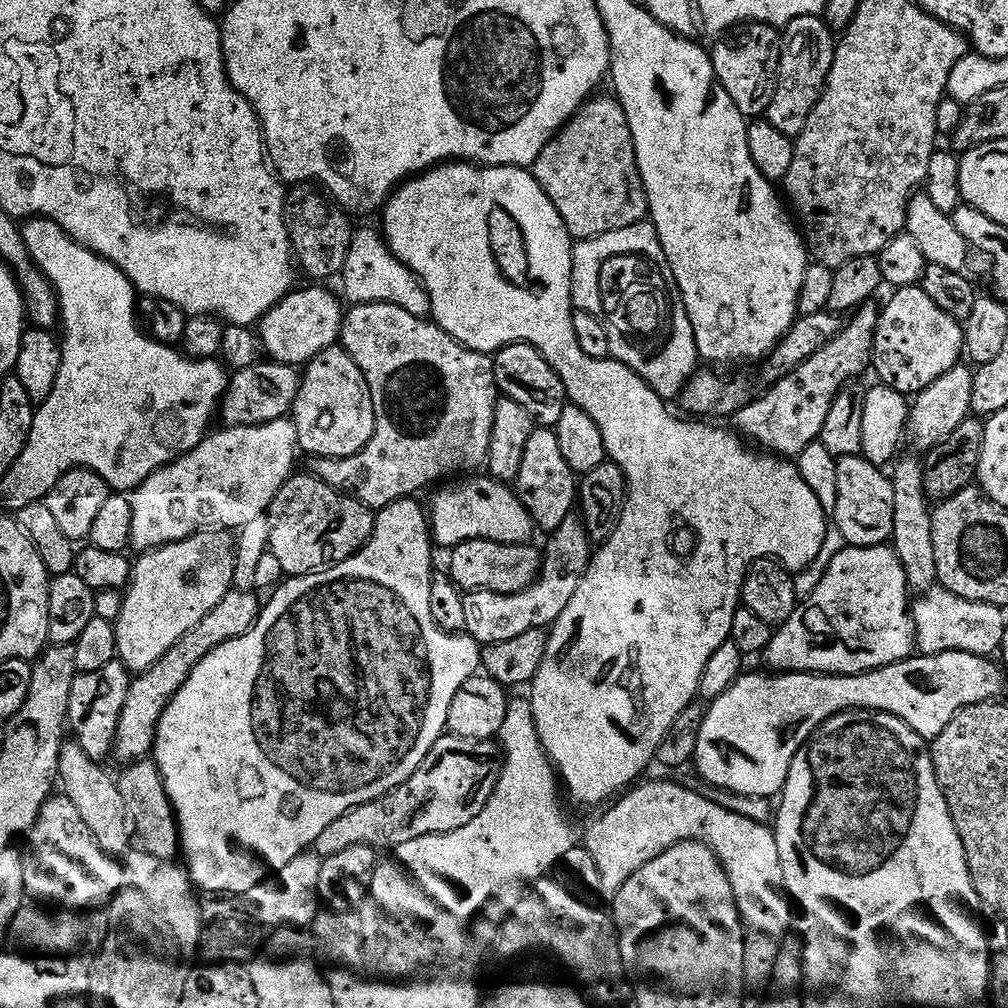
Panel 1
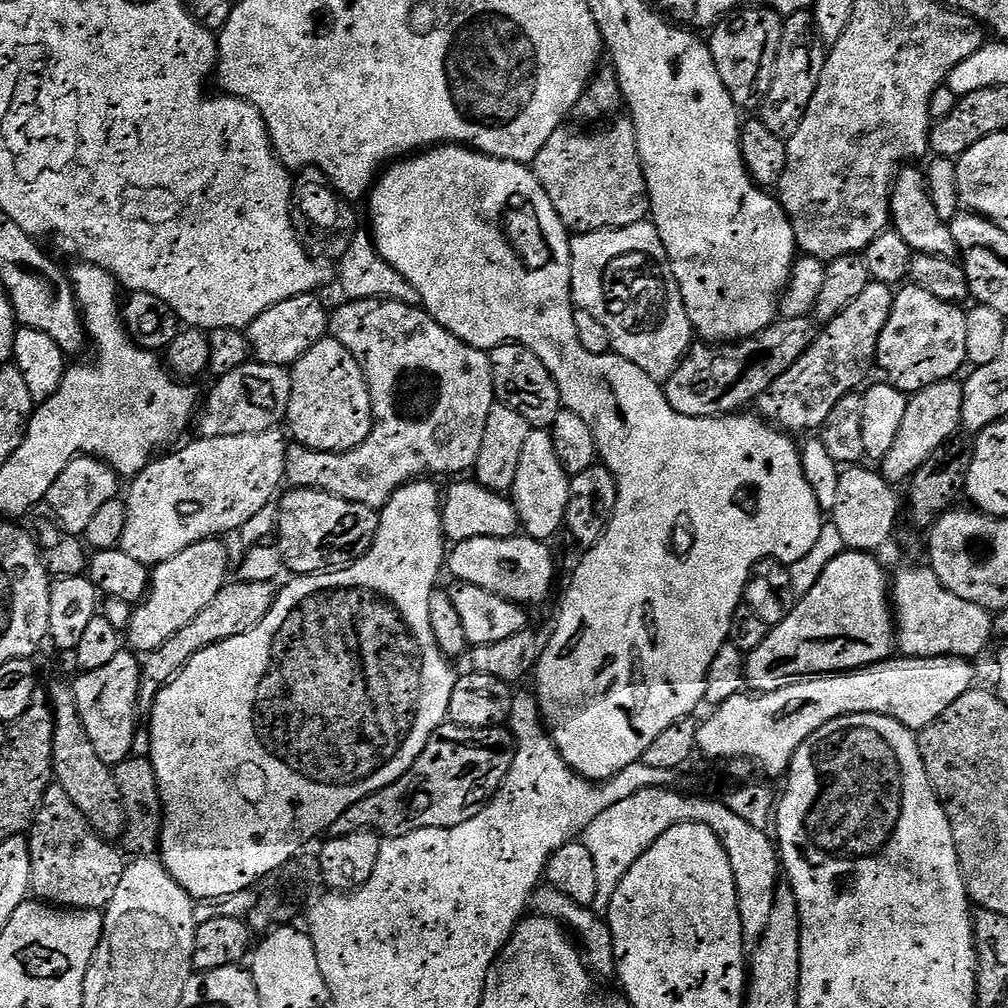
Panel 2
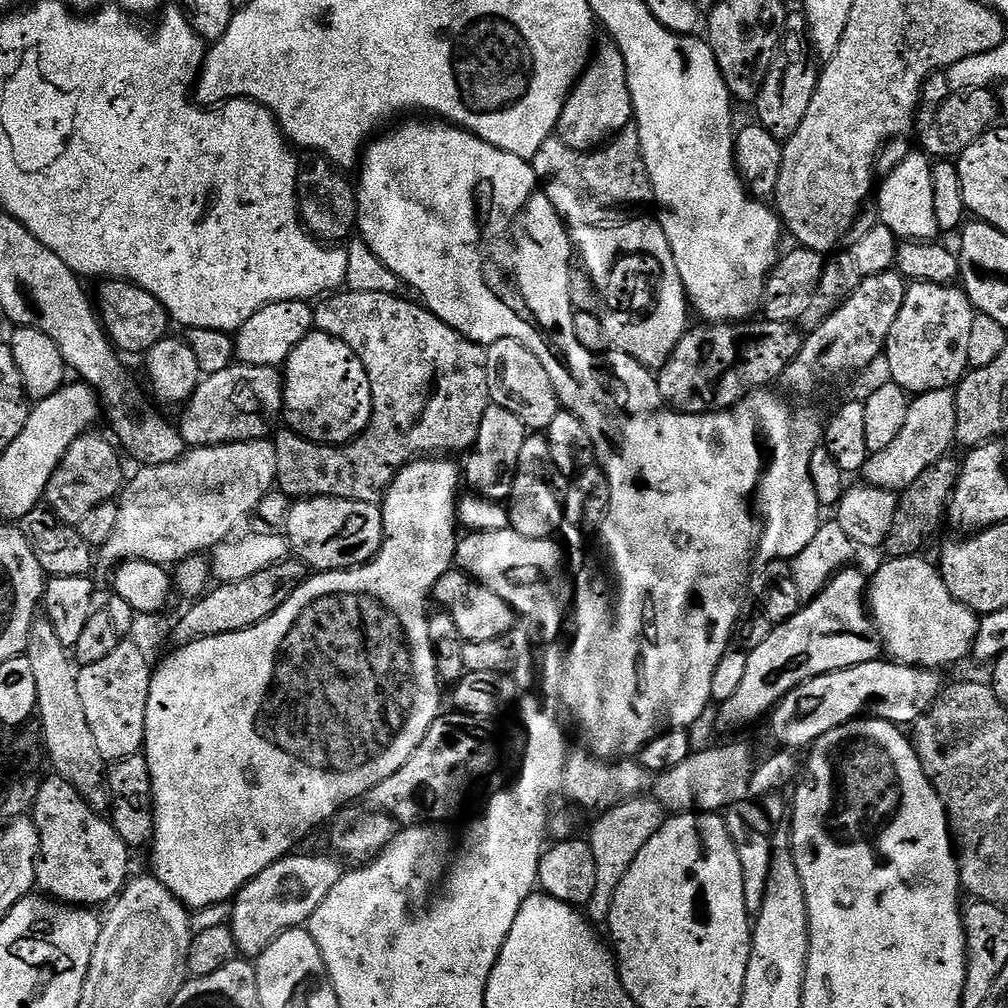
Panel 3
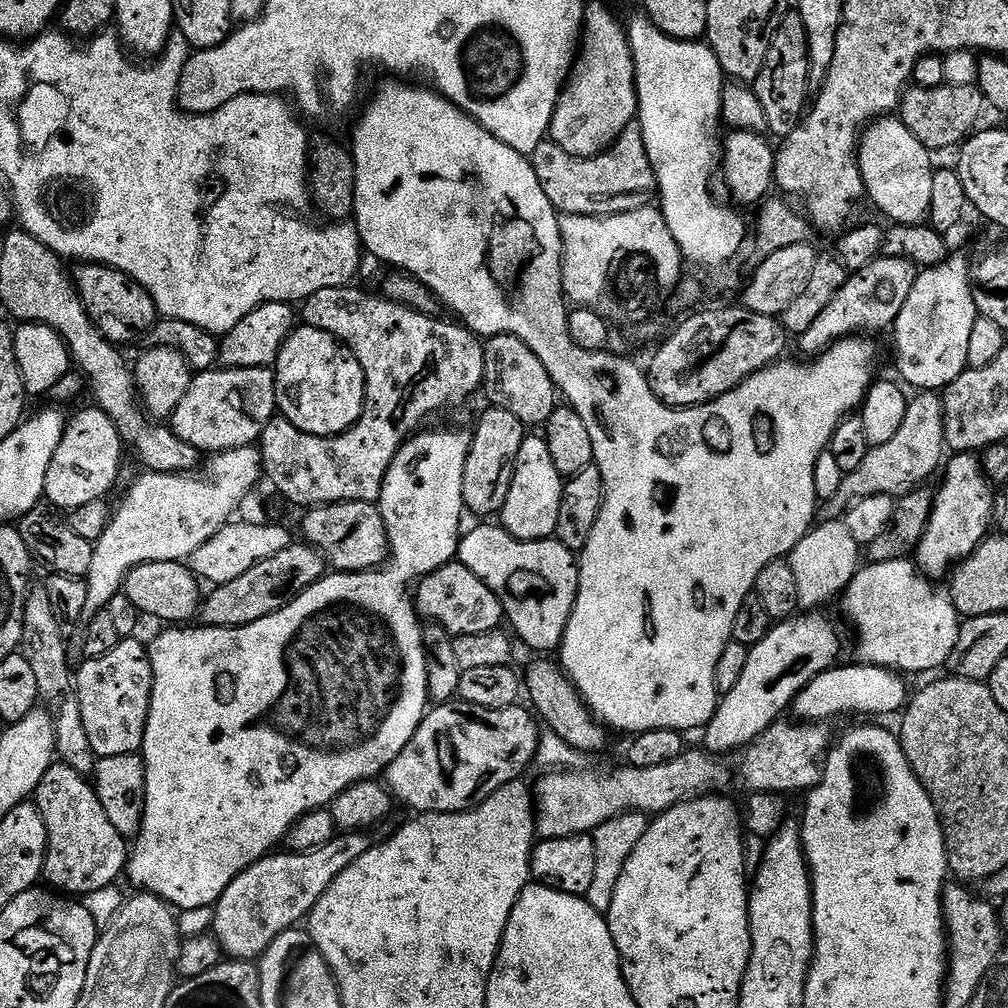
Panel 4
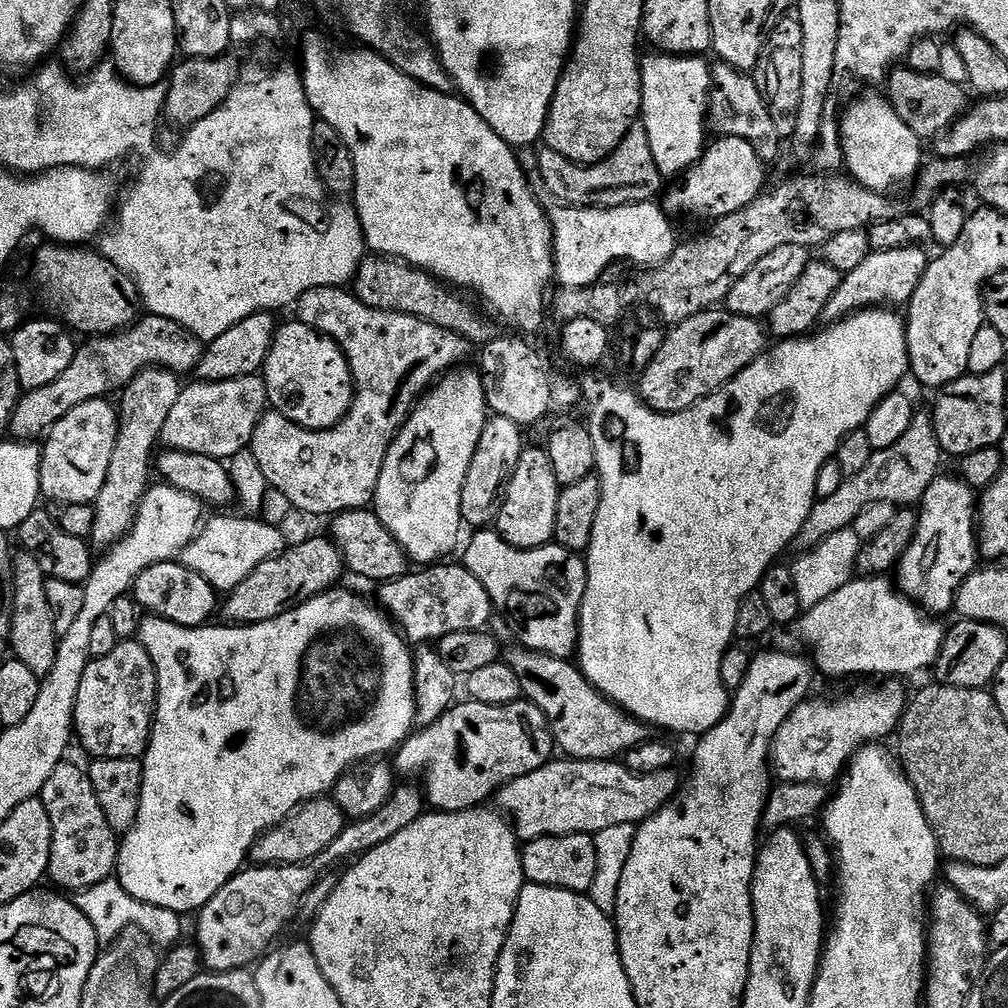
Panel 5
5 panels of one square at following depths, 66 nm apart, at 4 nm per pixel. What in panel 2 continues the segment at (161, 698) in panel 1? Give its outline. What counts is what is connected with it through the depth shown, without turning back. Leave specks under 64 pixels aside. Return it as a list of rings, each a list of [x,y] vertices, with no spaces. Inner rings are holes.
[[[237,579],[236,584],[232,583],[225,583],[224,588],[214,594],[214,599],[191,622],[186,622],[186,626],[182,626],[178,634],[170,634],[170,638],[166,638],[162,646],[143,657],[140,665],[141,709],[151,709],[158,693],[180,673],[186,662],[190,662],[190,658],[194,658],[194,654],[214,646],[220,640],[246,634],[250,629],[256,628],[262,618],[266,618],[270,606],[274,606],[276,601],[277,585],[266,581],[246,582],[242,579]]]

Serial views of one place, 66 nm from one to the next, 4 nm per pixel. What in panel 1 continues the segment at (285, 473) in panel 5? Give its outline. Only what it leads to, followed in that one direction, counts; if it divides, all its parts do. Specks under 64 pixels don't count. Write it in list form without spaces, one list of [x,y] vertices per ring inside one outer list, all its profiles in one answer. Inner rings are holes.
[[[386,302],[351,305],[344,313],[344,325],[340,331],[339,343],[348,351],[350,358],[354,358],[354,362],[358,362],[358,370],[362,370],[362,374],[366,378],[368,389],[372,395],[376,425],[374,426],[374,434],[370,438],[370,442],[366,442],[366,446],[361,452],[346,458],[338,458],[337,460],[326,458],[325,456],[313,459],[311,461],[312,468],[310,468],[311,475],[318,477],[322,482],[326,482],[331,488],[336,488],[338,491],[343,492],[344,495],[354,497],[355,500],[359,500],[367,508],[379,510],[399,500],[415,497],[417,494],[420,494],[416,492],[422,491],[427,484],[433,483],[432,485],[435,485],[445,478],[455,477],[452,476],[455,472],[464,472],[460,474],[475,473],[477,471],[475,468],[479,464],[481,467],[487,461],[490,448],[490,434],[494,430],[494,410],[496,409],[496,401],[498,399],[496,366],[491,355],[475,352],[470,350],[465,344],[458,343],[454,337],[446,334],[446,330],[442,330],[431,319],[415,316],[407,310],[402,310],[402,306],[390,306]]]

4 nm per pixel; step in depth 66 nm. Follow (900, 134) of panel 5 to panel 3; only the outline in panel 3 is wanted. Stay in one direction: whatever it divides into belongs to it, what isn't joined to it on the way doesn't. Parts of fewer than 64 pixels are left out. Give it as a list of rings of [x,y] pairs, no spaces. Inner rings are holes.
[[[901,138],[887,143],[878,157],[880,177],[874,196],[878,220],[901,241],[932,242],[941,235],[937,215],[934,214],[933,165],[923,151],[912,149],[908,142]]]

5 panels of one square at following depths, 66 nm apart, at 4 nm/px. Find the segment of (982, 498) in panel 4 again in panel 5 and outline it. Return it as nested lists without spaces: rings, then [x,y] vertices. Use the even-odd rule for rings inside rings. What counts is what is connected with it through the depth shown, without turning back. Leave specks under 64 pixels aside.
[[[941,474],[918,505],[918,526],[894,572],[899,591],[929,614],[952,612],[962,582],[978,567],[978,496],[959,475]]]

